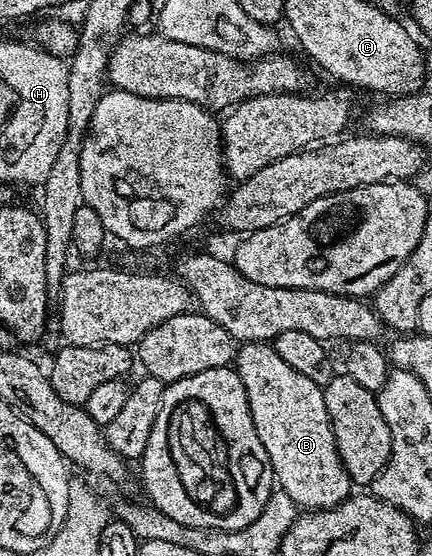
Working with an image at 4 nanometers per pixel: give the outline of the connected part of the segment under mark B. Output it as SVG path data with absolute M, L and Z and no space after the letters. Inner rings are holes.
M270 342L243 343L236 352L236 370L240 374L240 382L244 382L244 394L248 394L256 434L260 434L264 450L268 450L277 487L302 510L335 508L347 500L352 494L352 481L348 470L342 465L336 438L332 434L328 406L324 406L323 385L312 382L312 378L304 378L304 374L296 374L296 370L292 370L292 366L288 366L288 362L282 361L280 354L276 354Z

